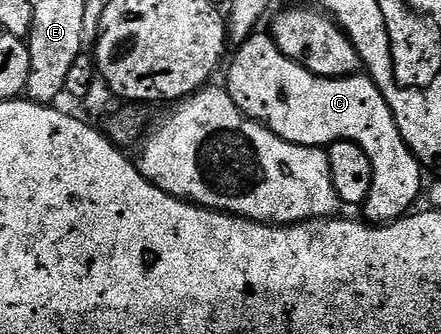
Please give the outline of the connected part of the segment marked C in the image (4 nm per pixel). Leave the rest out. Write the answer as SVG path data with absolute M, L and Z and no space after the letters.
M267 33L250 35L244 43L238 44L235 56L232 54L231 68L227 71L225 89L242 115L257 123L266 125L277 137L287 143L296 143L299 147L328 148L332 143L352 143L357 145L369 157L373 165L373 185L362 208L362 218L371 225L394 223L404 218L424 194L425 168L419 158L405 145L397 129L397 121L389 109L383 94L366 74L356 73L346 79L322 79L311 71L306 71L299 63L293 62L279 51L279 46Z

